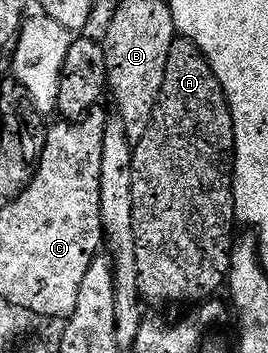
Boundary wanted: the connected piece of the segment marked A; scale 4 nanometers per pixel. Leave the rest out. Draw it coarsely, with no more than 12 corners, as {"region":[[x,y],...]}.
{"region":[[178,39],[133,145],[142,302],[204,303],[235,244],[235,131]]}

